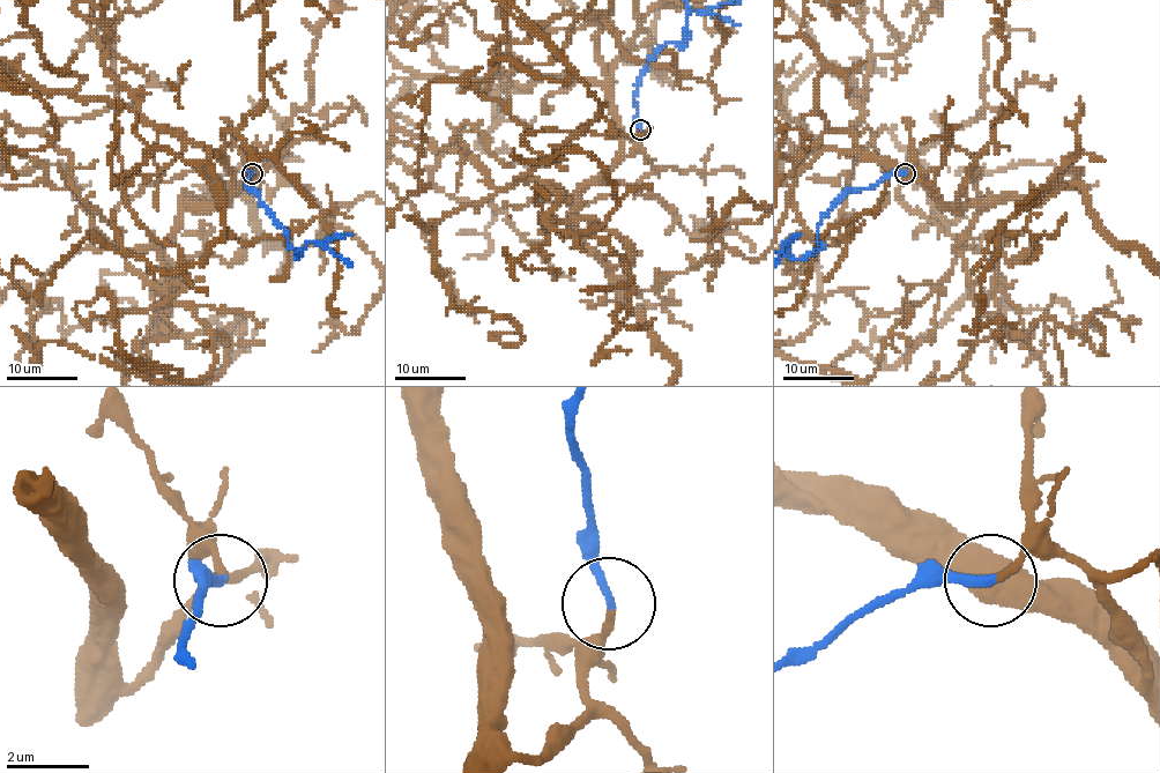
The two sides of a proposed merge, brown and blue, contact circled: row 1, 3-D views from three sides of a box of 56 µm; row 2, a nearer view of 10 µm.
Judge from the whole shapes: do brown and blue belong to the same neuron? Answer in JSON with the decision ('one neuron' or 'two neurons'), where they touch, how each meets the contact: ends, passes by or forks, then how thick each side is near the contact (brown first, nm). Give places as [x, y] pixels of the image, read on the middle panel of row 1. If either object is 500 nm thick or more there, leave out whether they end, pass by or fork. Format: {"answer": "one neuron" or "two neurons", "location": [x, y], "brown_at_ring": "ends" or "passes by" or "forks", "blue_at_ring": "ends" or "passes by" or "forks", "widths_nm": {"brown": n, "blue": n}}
{"answer": "one neuron", "location": [640, 129], "brown_at_ring": "ends", "blue_at_ring": "ends", "widths_nm": {"brown": 160, "blue": 200}}

